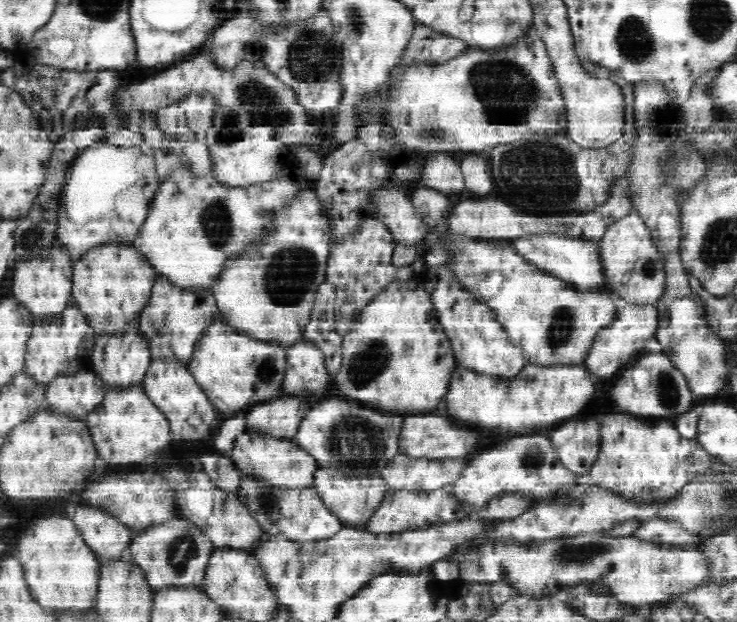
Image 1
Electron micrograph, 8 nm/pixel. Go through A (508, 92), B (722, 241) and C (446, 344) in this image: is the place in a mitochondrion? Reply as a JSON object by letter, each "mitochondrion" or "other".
{"A":"mitochondrion","B":"mitochondrion","C":"other"}

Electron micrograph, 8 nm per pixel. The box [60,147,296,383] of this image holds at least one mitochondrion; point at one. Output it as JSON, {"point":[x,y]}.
{"point":[215,220]}

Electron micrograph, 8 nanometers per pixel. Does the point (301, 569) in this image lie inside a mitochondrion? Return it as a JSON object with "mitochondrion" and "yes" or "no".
{"mitochondrion":"no"}

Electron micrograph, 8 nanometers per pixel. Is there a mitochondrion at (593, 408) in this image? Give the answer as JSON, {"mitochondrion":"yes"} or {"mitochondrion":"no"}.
{"mitochondrion":"no"}

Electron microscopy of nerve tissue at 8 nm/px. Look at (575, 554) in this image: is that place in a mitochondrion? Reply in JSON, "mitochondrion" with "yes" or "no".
{"mitochondrion":"yes"}

